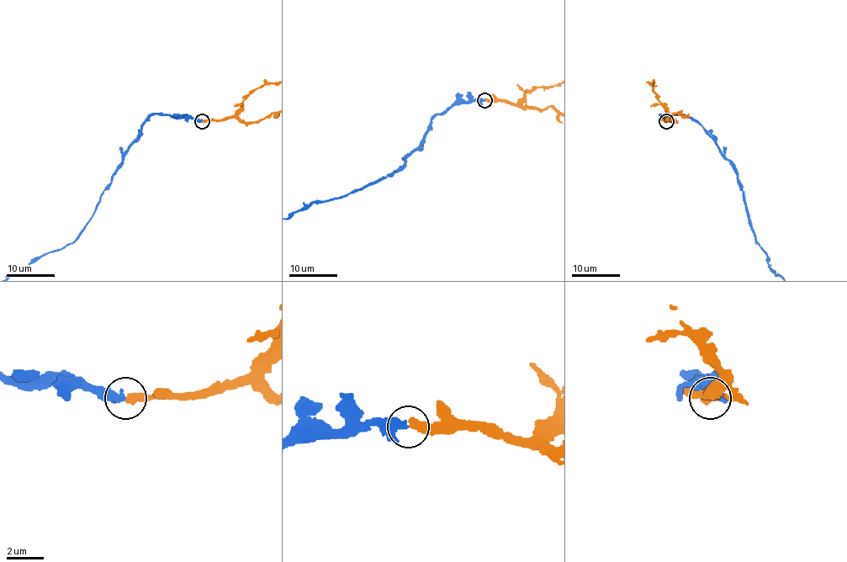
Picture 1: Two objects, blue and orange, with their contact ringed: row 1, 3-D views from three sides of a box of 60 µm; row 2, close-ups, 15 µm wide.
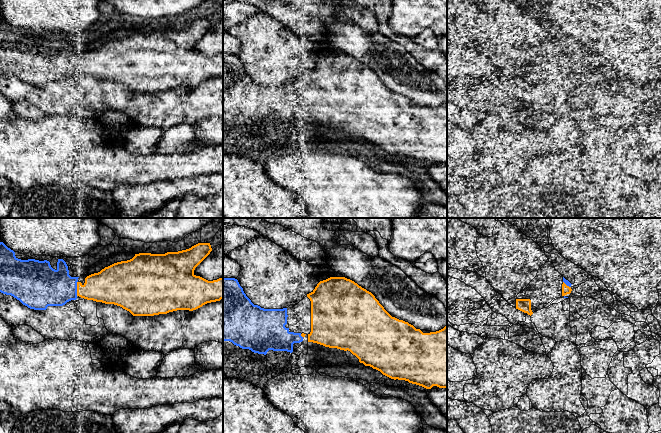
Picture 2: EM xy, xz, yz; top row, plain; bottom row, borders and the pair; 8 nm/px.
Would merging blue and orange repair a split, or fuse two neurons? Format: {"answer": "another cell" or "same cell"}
{"answer": "same cell"}

